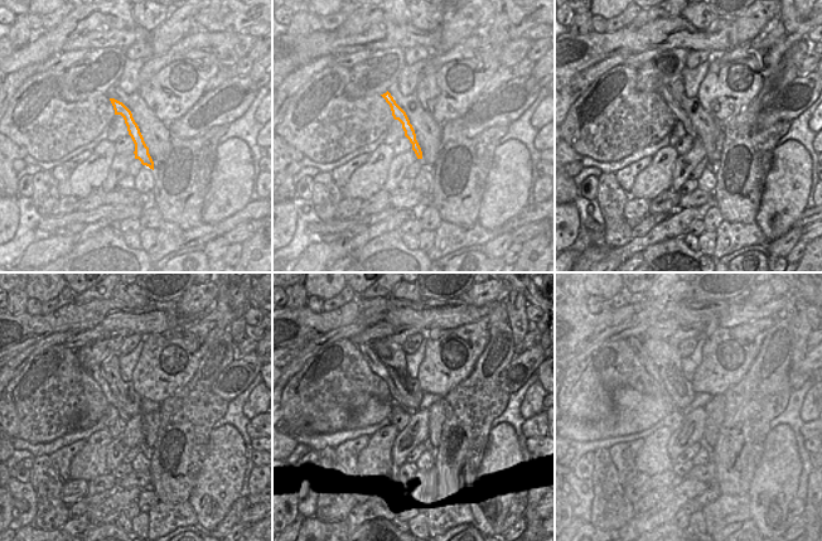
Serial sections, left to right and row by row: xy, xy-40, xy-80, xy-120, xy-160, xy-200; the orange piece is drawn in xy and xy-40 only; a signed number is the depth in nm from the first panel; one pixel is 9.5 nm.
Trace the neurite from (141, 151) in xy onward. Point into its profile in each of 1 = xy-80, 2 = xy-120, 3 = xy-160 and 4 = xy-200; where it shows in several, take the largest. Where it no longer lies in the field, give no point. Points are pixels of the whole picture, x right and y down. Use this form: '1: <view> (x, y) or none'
1: xy-80 (680, 115)
2: xy-120 (96, 371)
3: xy-160 (375, 363)
4: xy-200 (636, 344)

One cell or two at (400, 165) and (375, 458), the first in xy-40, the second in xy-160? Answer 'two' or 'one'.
two

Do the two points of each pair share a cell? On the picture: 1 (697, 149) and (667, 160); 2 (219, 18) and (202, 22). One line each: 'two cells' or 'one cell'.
1: two cells
2: one cell

